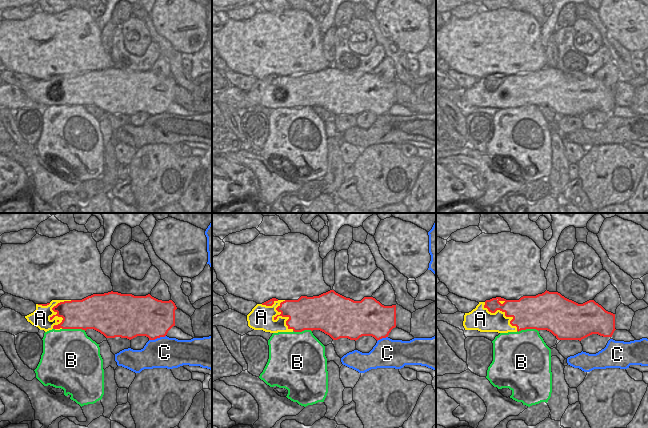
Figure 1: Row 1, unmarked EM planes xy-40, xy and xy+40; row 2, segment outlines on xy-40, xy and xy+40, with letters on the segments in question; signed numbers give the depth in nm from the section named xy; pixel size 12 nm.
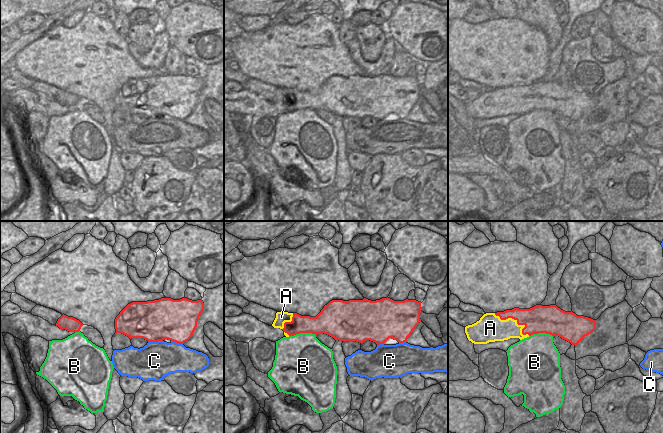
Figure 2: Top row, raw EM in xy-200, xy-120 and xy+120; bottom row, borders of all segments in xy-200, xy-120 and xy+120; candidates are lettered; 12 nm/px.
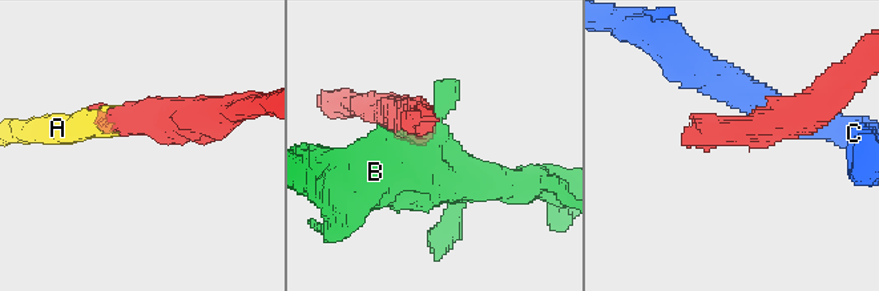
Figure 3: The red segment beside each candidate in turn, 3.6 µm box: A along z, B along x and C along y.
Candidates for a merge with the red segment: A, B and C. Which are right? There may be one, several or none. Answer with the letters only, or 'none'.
A

